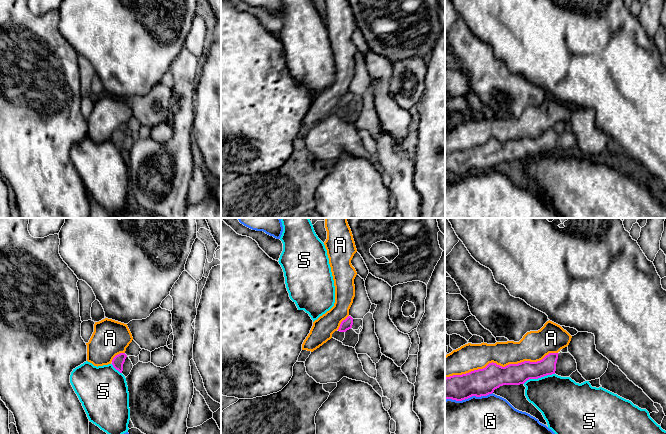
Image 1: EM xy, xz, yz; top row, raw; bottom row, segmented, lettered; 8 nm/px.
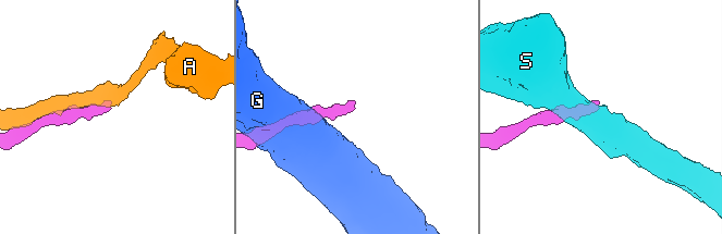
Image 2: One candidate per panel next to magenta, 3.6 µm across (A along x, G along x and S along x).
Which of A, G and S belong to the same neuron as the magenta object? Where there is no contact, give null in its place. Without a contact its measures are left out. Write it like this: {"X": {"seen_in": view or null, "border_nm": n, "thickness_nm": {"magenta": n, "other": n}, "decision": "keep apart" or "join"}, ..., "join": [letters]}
{"A": {"seen_in": "yz", "border_nm": 950, "thickness_nm": {"magenta": 220, "other": 220}, "decision": "keep apart"}, "G": {"seen_in": "yz", "border_nm": 380, "thickness_nm": {"magenta": 220, "other": 480}, "decision": "keep apart"}, "S": {"seen_in": "yz", "border_nm": 260, "thickness_nm": {"magenta": 180, "other": 360}, "decision": "keep apart"}, "join": []}

